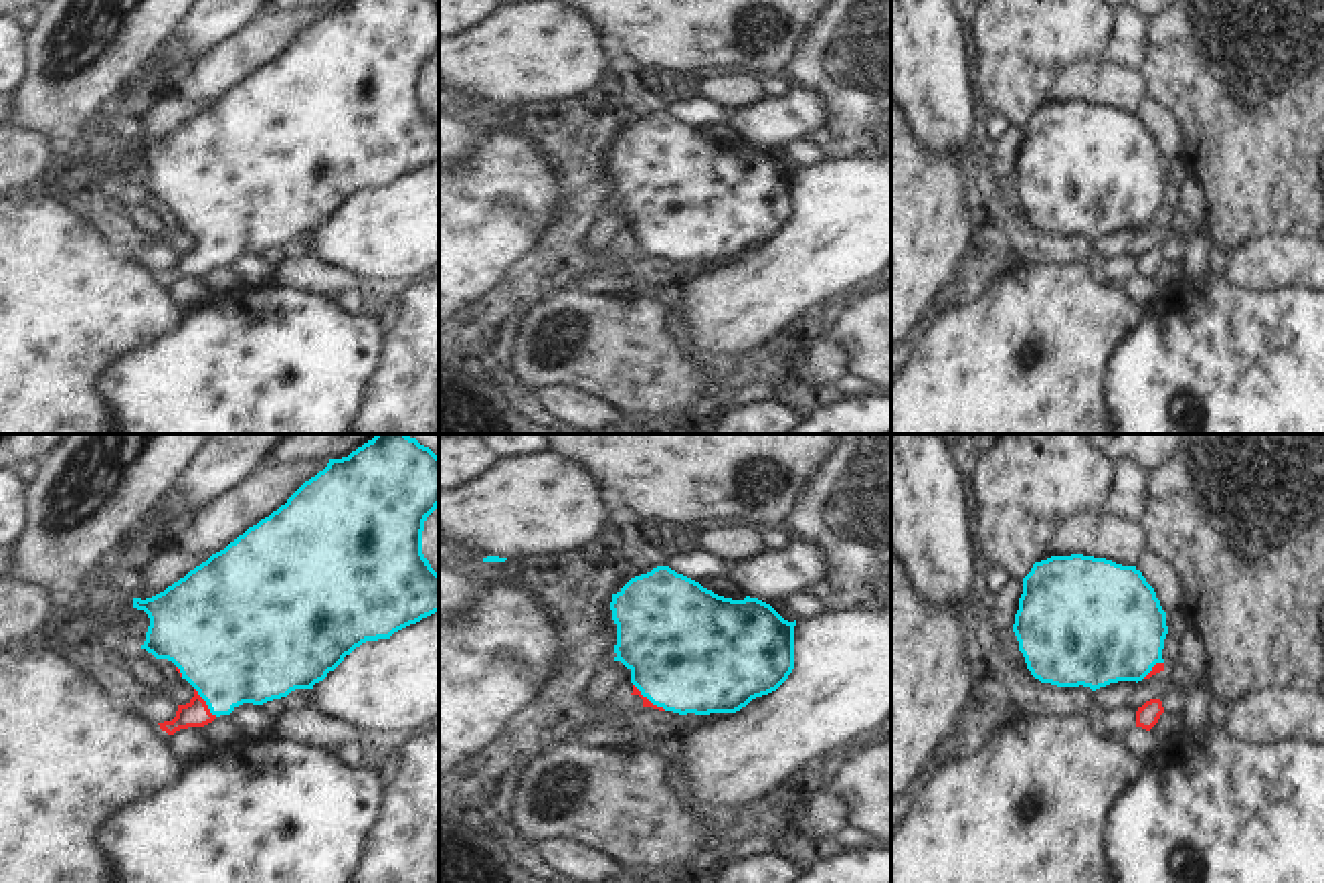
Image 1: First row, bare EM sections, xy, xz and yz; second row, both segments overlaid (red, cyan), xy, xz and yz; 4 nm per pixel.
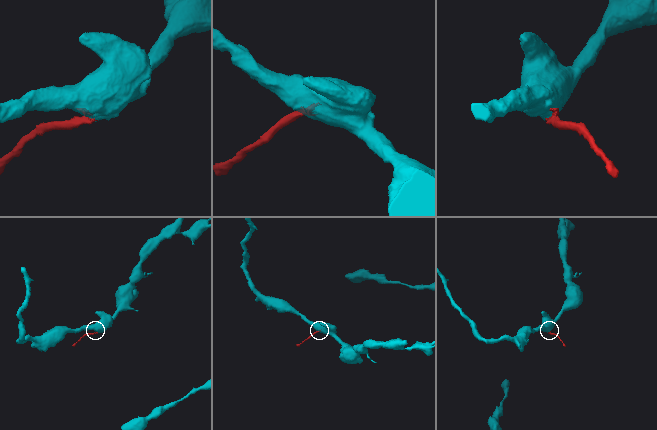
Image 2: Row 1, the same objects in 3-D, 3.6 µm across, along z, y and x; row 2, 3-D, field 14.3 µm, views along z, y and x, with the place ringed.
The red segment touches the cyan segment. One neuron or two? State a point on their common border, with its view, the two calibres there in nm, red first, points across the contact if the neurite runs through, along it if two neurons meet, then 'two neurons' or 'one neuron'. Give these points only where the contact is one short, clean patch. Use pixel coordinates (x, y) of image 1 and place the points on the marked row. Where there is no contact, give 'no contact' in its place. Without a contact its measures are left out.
xy (205, 704) | 110/440 nm | across xy (195, 714), (205, 704), (225, 675), (231, 647) | one neuron

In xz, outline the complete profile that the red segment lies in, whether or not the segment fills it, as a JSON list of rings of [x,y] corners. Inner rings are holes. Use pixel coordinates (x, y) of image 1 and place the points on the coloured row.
[[[657,566],[631,578],[610,602],[617,624],[614,661],[631,671],[643,707],[695,713],[736,713],[752,699],[776,691],[794,669],[794,622],[770,604],[746,596],[732,600],[699,582]]]

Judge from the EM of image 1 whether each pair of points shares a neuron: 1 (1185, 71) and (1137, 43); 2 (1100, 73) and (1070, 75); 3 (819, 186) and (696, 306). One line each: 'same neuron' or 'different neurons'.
1: different neurons
2: same neuron
3: same neuron

